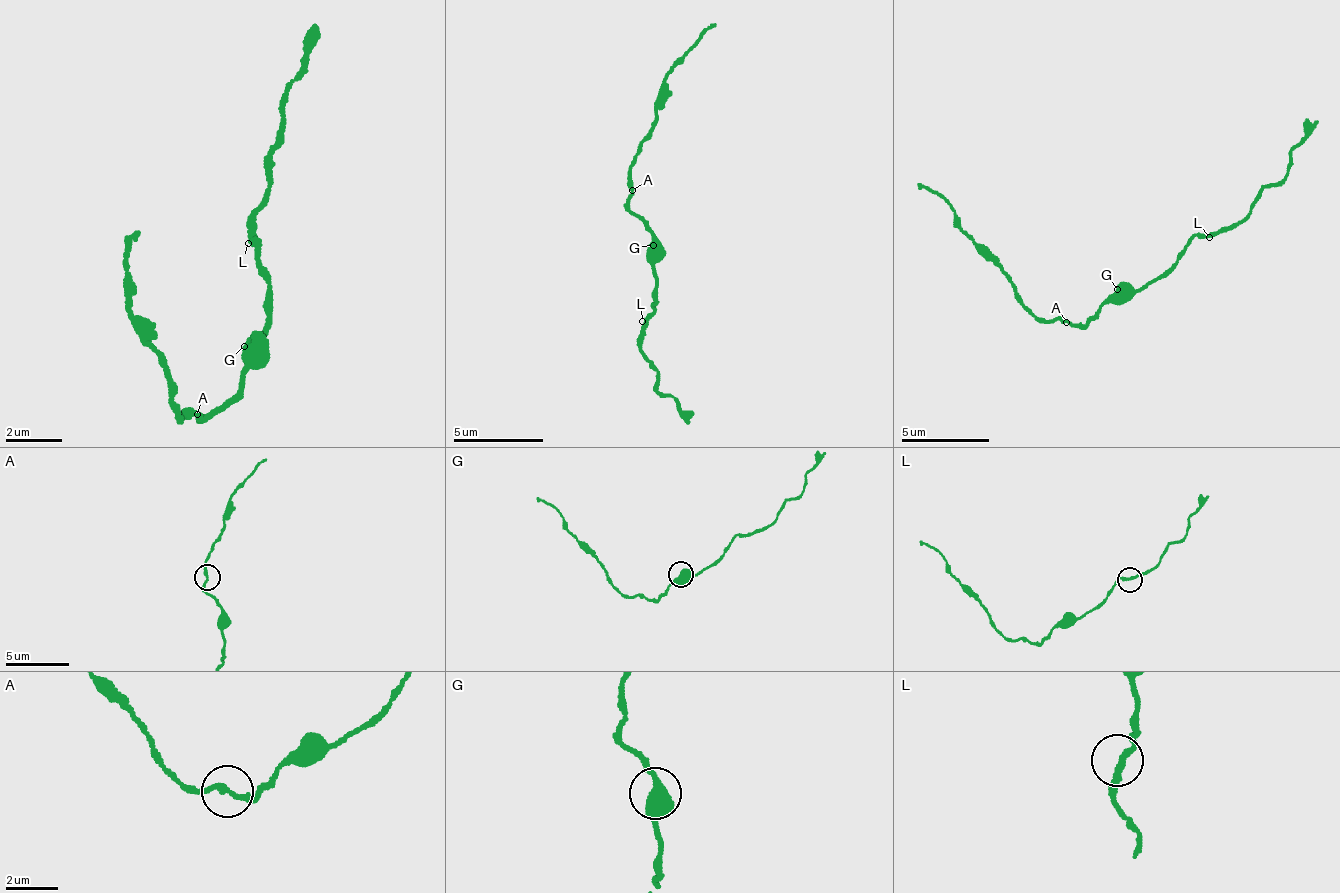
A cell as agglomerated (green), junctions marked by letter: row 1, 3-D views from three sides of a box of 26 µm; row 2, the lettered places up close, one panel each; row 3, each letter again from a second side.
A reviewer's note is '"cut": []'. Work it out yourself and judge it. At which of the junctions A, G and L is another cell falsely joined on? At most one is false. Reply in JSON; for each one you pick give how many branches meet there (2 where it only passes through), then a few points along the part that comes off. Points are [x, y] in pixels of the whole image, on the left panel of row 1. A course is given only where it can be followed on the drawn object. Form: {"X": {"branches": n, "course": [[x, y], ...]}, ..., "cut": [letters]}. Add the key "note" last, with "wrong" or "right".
{"cut": [], "note": "right"}

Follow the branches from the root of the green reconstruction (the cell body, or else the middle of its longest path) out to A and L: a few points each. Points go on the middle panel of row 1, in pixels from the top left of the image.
A: (651, 256), (651, 238), (646, 221), (628, 209), (628, 196), (634, 191)
L: (651, 256), (658, 288), (654, 303), (657, 302), (642, 321)

